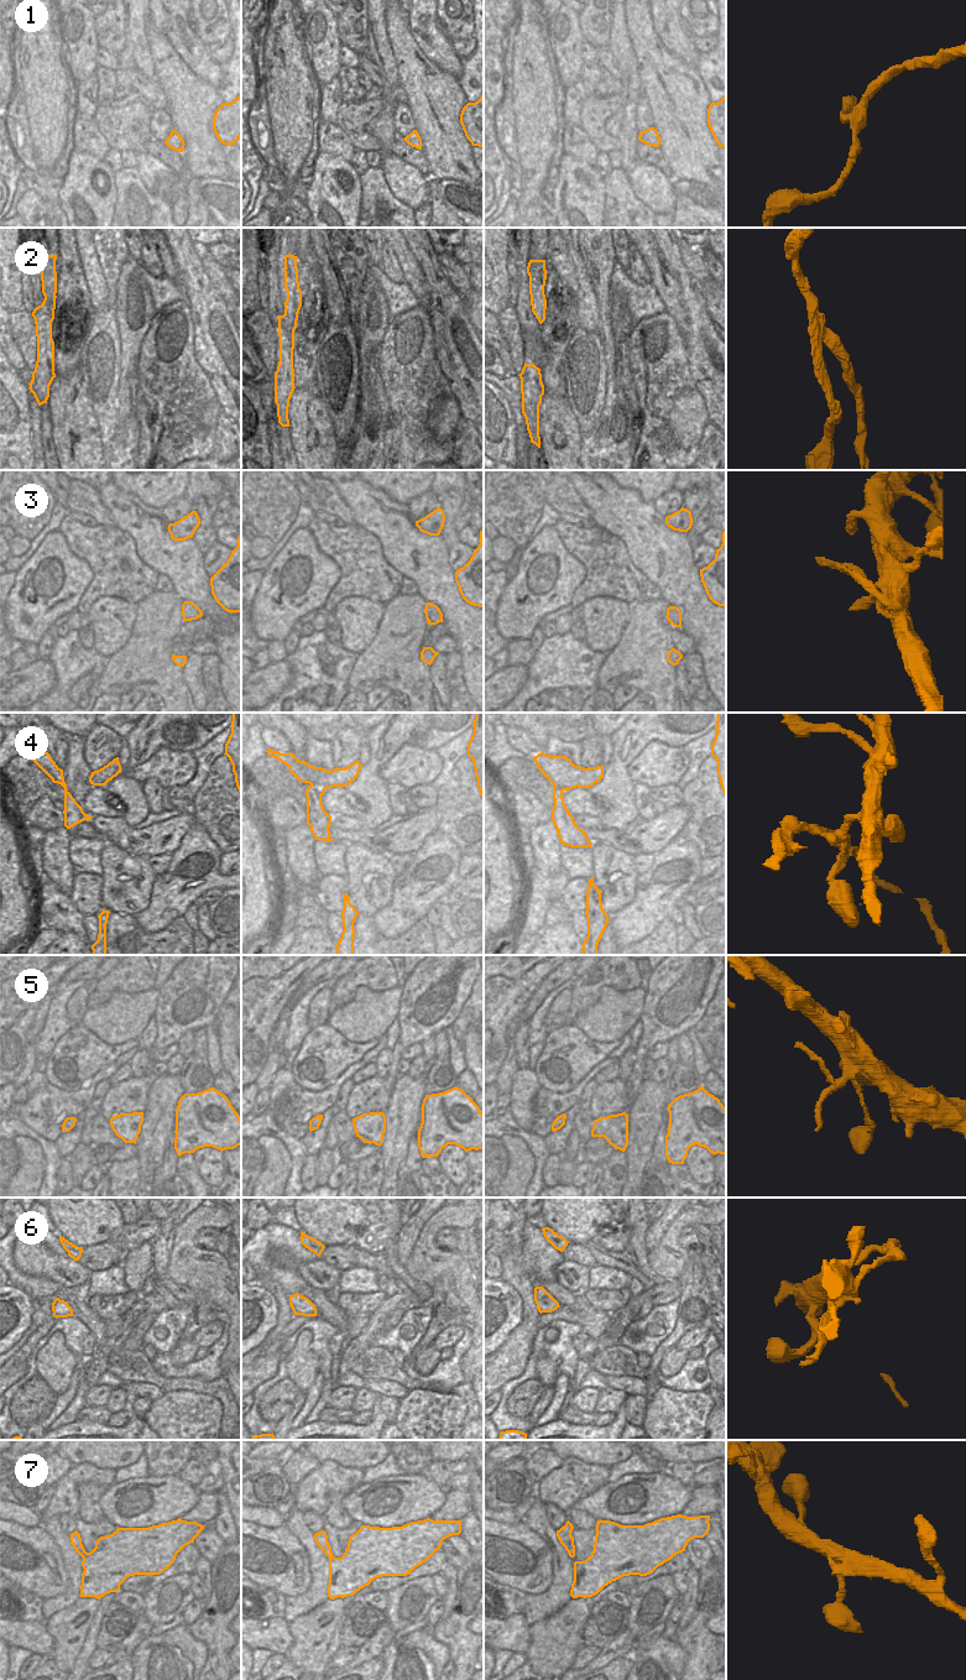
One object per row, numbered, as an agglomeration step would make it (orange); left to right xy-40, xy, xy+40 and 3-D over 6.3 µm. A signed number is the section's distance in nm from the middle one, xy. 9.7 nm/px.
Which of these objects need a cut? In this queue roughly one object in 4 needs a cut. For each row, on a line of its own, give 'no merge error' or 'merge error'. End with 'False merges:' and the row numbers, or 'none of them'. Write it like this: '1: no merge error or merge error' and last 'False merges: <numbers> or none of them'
1: no merge error
2: merge error
3: no merge error
4: merge error
5: no merge error
6: no merge error
7: no merge error
False merges: 2, 4

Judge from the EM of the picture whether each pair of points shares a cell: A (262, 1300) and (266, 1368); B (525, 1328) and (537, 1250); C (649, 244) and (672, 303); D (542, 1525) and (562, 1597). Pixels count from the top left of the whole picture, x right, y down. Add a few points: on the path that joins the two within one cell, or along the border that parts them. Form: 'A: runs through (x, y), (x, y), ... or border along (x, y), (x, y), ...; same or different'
A: border along (276, 1309), (276, 1325), (260, 1344); different
B: border along (521, 1250), (520, 1263), (534, 1282); different
C: runs through (653, 259), (667, 288); same
D: runs through (554, 1543), (562, 1561), (562, 1580); same

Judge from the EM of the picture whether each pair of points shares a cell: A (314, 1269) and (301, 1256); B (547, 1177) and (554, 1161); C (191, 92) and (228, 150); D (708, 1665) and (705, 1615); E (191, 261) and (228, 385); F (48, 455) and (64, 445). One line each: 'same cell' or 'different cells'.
A: different cells
B: same cell
C: different cells
D: same cell
E: same cell
F: different cells

